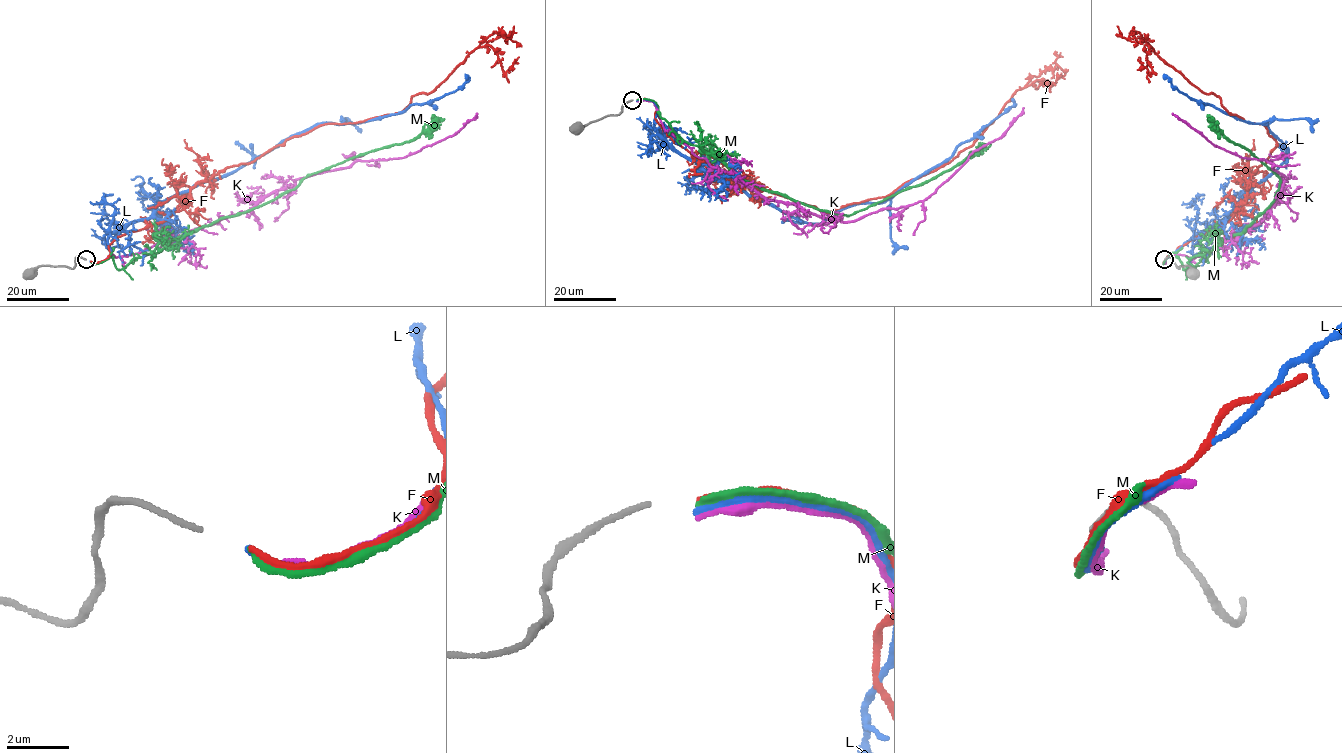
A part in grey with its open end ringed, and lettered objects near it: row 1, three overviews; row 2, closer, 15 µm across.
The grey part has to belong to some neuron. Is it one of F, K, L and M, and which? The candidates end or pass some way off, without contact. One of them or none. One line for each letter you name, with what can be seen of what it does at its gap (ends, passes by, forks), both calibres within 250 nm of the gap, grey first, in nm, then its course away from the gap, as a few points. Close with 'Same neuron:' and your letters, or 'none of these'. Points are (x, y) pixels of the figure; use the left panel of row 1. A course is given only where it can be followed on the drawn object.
Same neuron: none of these

